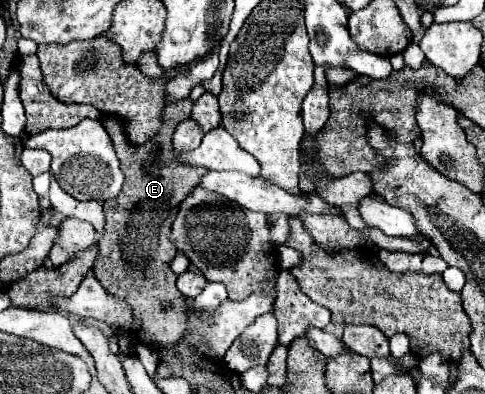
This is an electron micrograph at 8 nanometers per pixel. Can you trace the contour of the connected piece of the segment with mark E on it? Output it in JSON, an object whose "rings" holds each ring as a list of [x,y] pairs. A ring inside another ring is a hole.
{"rings":[[[184,99],[164,107],[158,135],[140,147],[128,143],[124,127],[116,117],[102,117],[102,125],[112,137],[126,179],[122,193],[104,203],[106,231],[98,241],[100,257],[96,259],[92,271],[94,275],[98,273],[98,281],[108,295],[124,299],[124,303],[128,303],[134,311],[134,325],[130,327],[130,333],[134,333],[132,343],[176,343],[186,331],[184,297],[176,289],[176,275],[170,271],[170,261],[178,253],[178,249],[170,243],[170,227],[178,215],[180,203],[202,181],[206,169],[186,167],[174,159],[172,133],[180,121],[190,117],[192,105],[194,103],[190,99]],[[162,301],[172,301],[172,307],[164,309]]]}

